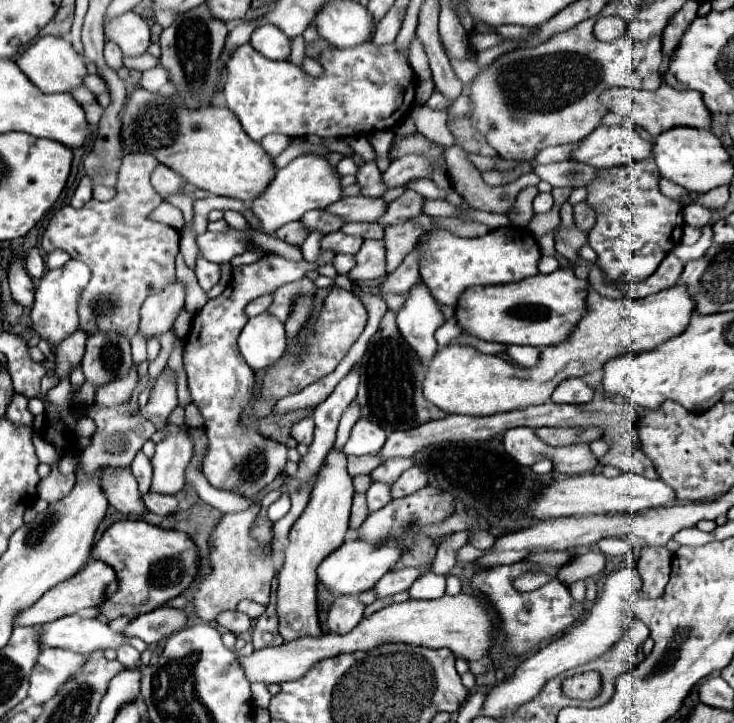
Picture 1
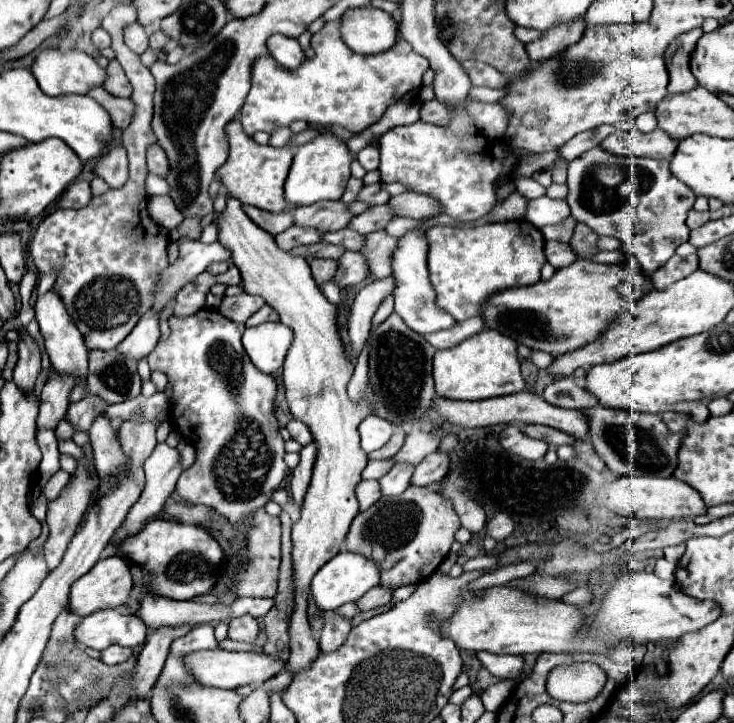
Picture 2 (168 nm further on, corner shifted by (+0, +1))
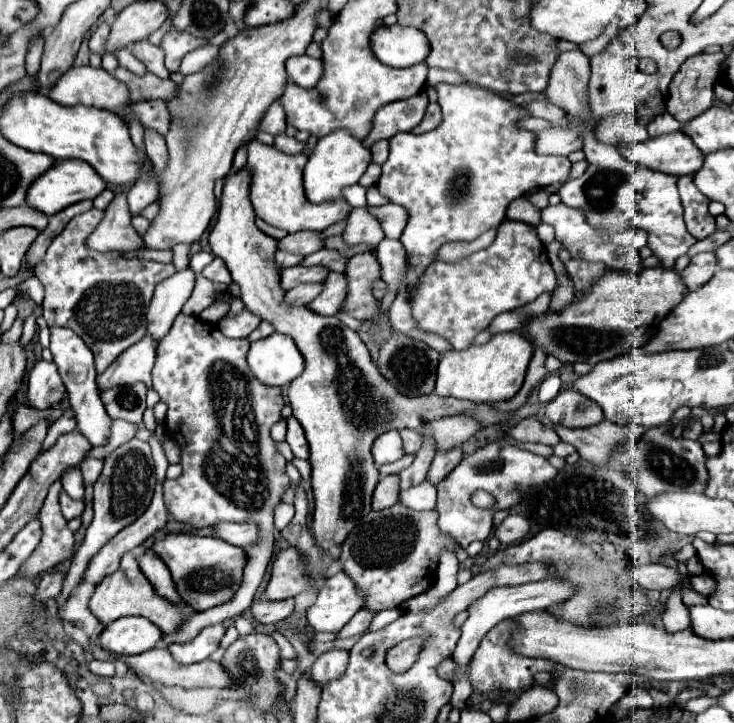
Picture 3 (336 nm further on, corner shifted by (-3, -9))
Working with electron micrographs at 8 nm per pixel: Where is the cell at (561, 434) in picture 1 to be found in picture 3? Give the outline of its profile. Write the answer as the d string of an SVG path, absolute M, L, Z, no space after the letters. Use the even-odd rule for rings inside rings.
M528 416L522 422L518 422L516 426L512 426L508 430L508 434L520 442L542 442L548 446L554 446L560 442L558 434L552 430L552 426L542 424L542 420L538 416Z

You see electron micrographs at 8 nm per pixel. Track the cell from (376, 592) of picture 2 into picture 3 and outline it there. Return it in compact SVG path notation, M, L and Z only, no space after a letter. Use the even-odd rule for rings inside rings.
M358 610L352 618L352 622L348 622L348 626L344 626L344 630L338 632L338 638L352 638L352 636L358 636L358 634L364 634L368 630L368 624L372 622L374 618L374 612L370 610Z

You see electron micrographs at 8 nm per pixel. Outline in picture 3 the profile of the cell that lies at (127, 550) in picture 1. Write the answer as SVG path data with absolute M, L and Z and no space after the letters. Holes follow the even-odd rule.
M168 534L164 540L154 544L154 550L168 564L182 600L198 612L232 600L232 594L238 590L244 566L248 562L248 556L242 548L212 536L204 538L196 534Z

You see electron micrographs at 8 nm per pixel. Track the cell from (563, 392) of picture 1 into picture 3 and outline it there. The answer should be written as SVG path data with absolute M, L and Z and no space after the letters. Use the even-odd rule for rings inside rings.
M562 390L546 404L546 418L564 428L588 428L604 420L604 412L596 402L584 398L576 390Z

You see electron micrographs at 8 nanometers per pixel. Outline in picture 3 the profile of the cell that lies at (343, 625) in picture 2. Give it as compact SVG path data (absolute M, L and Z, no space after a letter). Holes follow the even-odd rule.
M344 650L324 652L316 660L316 664L312 666L310 680L316 682L318 686L322 686L326 682L332 682L332 680L338 680L346 672L346 666L348 666L348 652L344 652Z

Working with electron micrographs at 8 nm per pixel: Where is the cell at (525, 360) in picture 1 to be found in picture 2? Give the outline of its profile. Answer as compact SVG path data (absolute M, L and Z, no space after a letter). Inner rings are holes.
M531 350L529 360L531 360L537 368L547 368L547 366L553 362L553 356L549 356L547 352L537 352L537 350Z

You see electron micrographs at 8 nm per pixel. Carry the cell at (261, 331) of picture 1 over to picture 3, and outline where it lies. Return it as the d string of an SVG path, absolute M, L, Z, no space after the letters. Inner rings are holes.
M278 332L250 344L248 364L252 374L266 386L290 384L304 370L304 358L294 340Z

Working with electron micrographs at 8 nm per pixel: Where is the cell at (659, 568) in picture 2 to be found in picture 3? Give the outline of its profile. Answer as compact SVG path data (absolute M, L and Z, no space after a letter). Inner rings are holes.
M674 590L672 596L668 598L662 624L664 626L668 624L666 630L682 630L682 628L688 628L690 626L690 614L688 614L686 606L682 604L682 596L680 596L678 590Z

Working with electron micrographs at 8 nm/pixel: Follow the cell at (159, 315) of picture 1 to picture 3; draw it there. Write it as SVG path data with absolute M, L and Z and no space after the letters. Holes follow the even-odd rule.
M144 336L136 346L130 346L124 354L120 354L104 374L96 378L98 390L108 390L114 386L134 386L138 382L152 388L150 370L156 358L156 342Z

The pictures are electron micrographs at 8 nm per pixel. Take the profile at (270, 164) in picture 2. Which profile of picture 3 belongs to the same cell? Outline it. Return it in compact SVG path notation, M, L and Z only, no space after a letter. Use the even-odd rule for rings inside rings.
M254 140L248 146L248 168L252 170L252 184L250 184L250 200L258 218L268 222L270 226L284 228L288 234L302 232L302 230L316 230L322 232L332 224L346 222L352 206L344 198L328 200L322 204L312 204L304 194L304 180L302 170L308 162L304 154L284 154L274 146L266 146Z

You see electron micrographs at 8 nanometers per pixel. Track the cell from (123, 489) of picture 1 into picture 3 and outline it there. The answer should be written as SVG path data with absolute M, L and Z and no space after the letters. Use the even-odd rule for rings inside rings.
M50 328L50 352L54 356L62 382L68 390L70 406L76 412L76 424L78 424L76 430L80 434L84 434L92 446L104 446L104 442L108 442L108 438L110 438L112 418L108 418L108 414L102 406L100 394L98 394L94 354L90 352L90 348L84 344L84 340L76 332L66 330L66 328Z

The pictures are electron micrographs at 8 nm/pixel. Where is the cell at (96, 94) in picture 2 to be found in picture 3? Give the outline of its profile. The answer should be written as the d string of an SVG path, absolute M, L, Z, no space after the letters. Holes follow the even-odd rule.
M148 100L148 102L136 102L132 106L134 114L142 122L144 128L152 128L160 132L162 136L168 132L170 126L170 112L164 100Z

